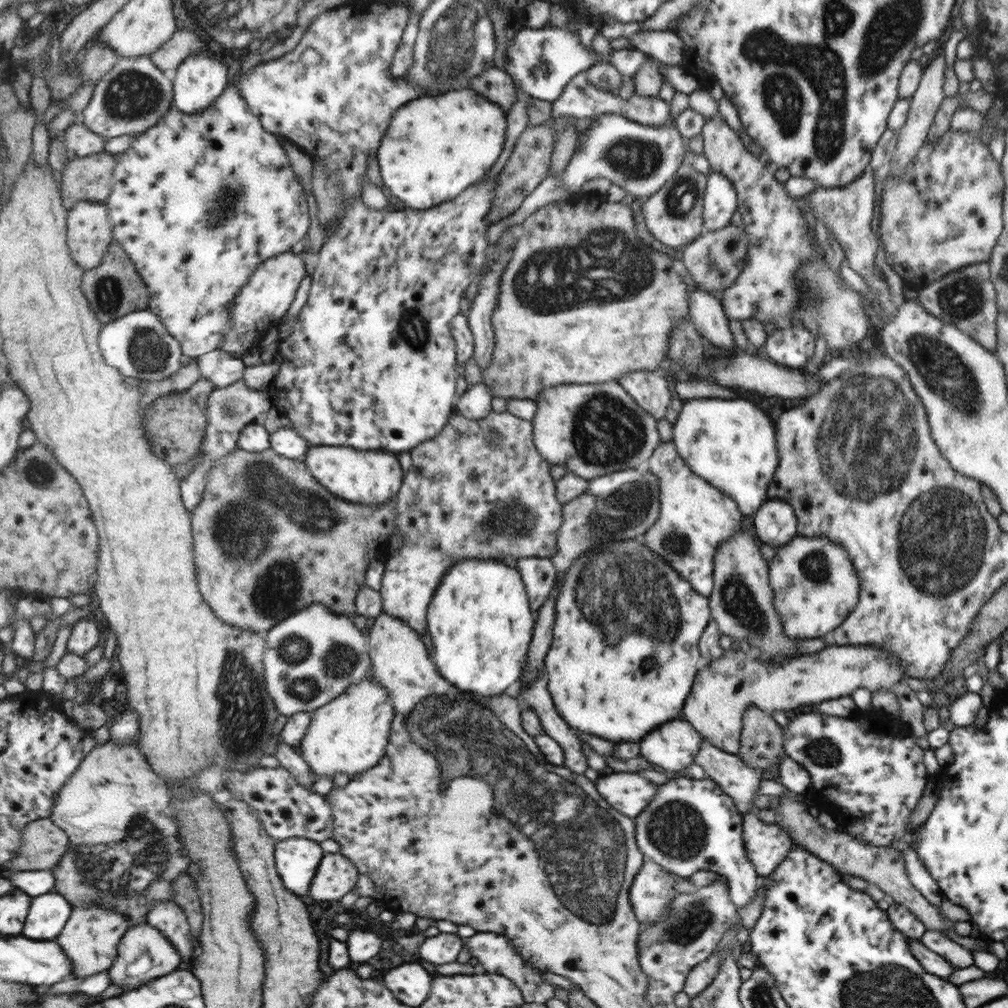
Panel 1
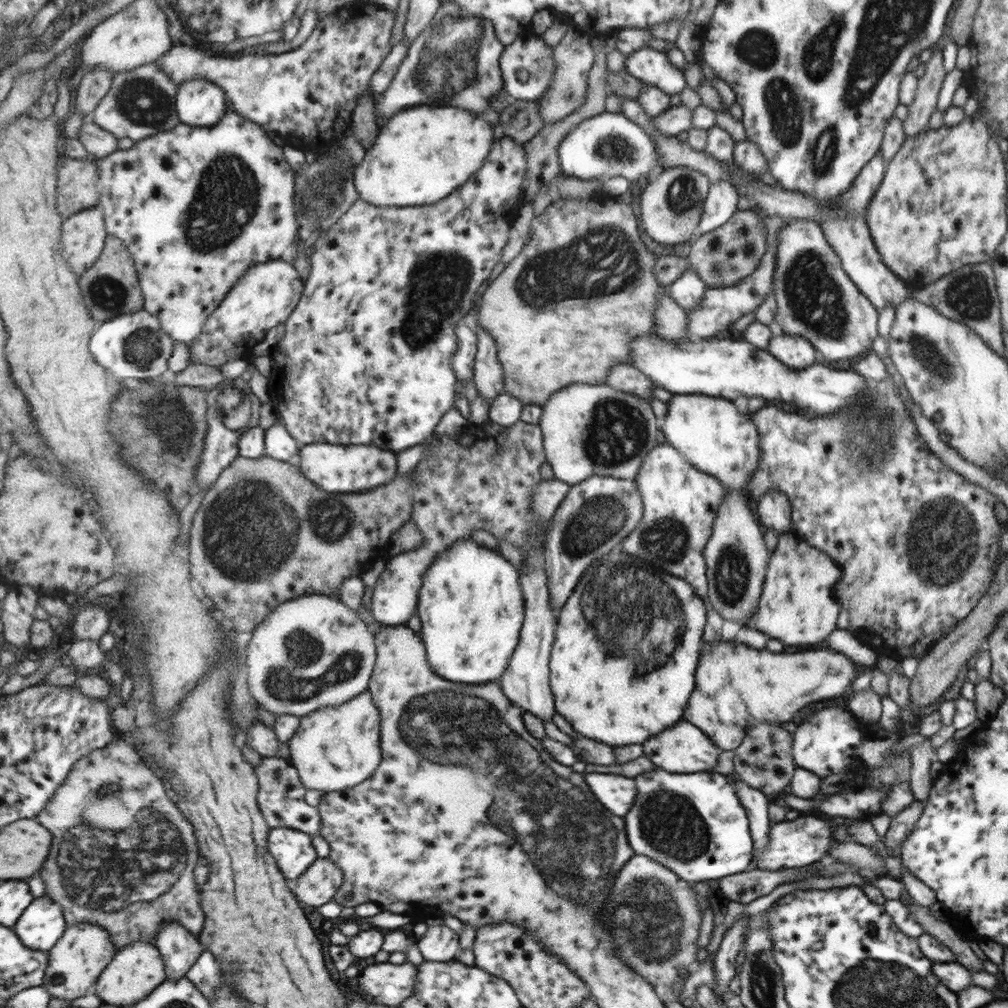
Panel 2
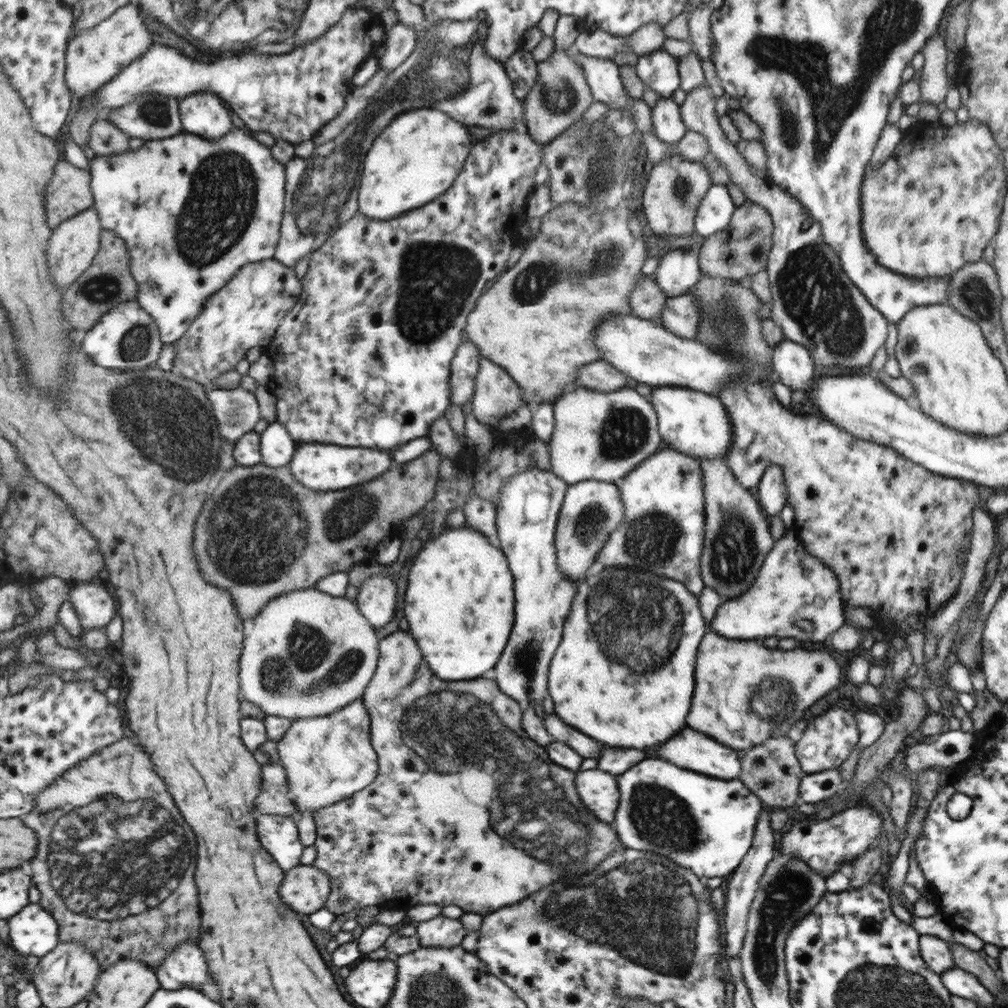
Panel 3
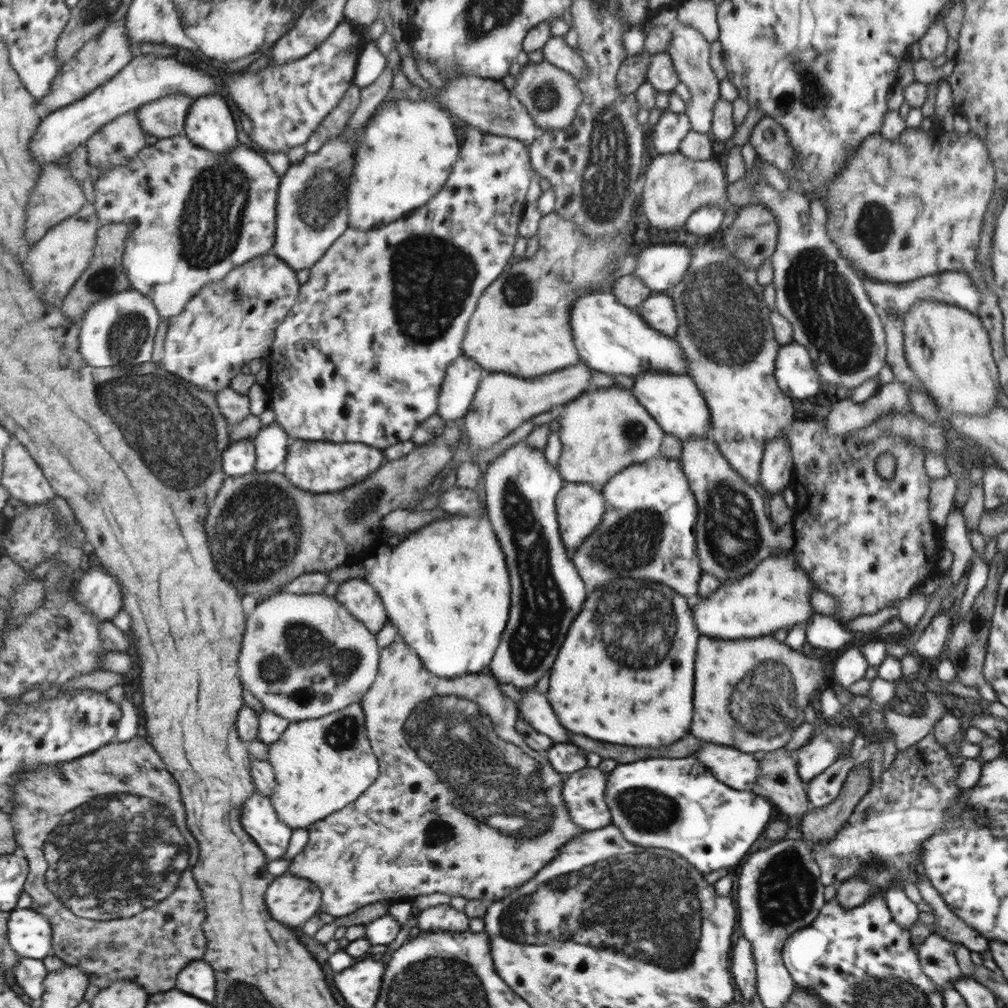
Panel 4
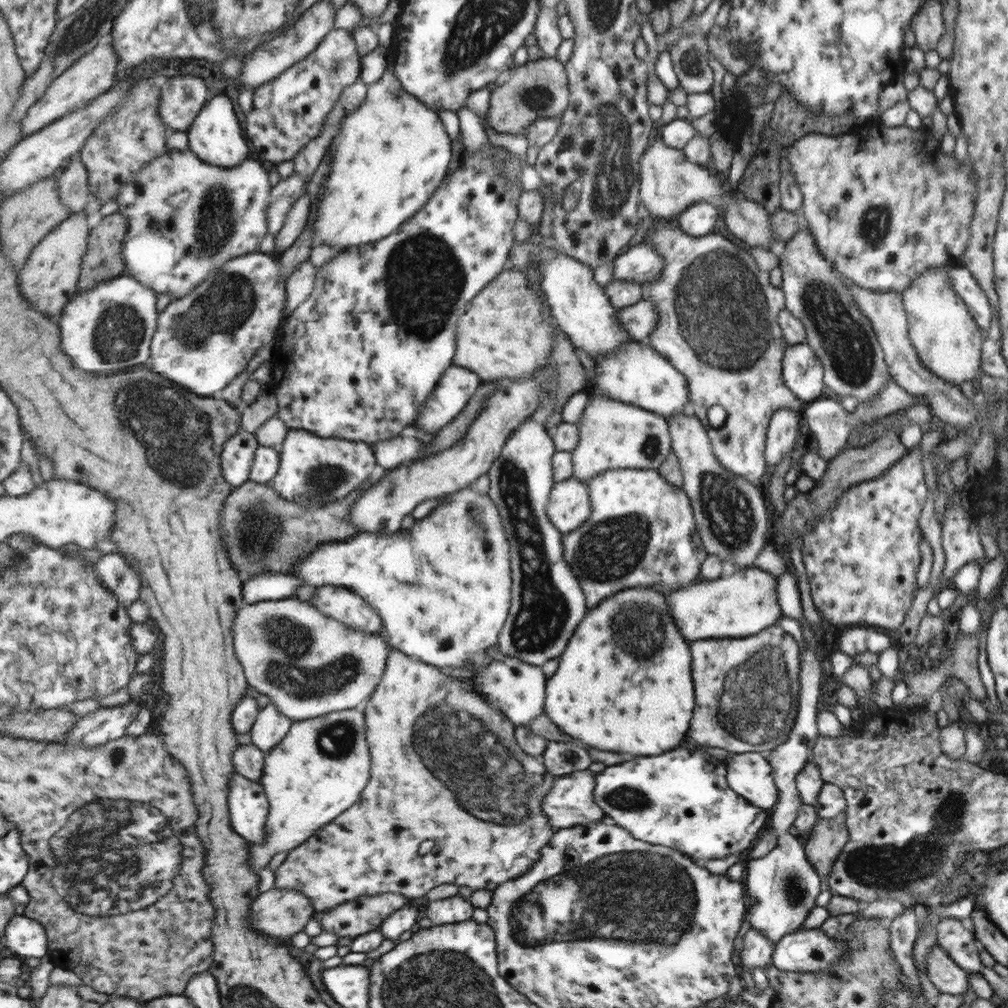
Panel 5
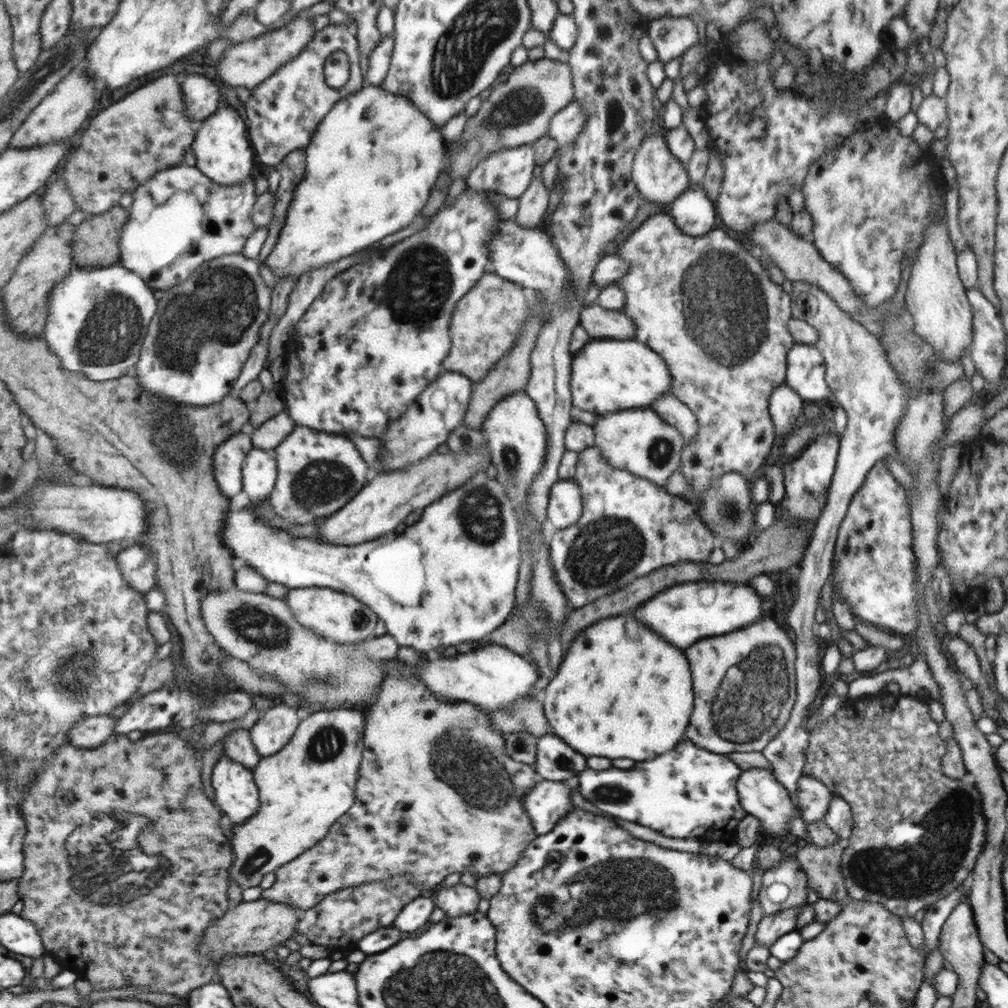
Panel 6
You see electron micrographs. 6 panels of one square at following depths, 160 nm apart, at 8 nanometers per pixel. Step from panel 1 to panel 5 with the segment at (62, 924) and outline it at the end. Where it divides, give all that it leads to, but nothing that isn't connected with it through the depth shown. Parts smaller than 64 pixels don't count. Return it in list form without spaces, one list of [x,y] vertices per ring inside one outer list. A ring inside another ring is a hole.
[[[15,915],[4,938],[10,954],[18,957],[43,958],[50,952],[47,929],[33,917]]]

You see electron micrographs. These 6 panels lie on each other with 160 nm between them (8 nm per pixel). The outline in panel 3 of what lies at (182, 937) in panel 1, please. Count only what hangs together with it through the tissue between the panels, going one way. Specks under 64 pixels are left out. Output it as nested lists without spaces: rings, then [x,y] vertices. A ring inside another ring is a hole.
[[[183,941],[157,968],[162,987],[167,990],[200,988],[211,978],[210,968],[199,943]]]

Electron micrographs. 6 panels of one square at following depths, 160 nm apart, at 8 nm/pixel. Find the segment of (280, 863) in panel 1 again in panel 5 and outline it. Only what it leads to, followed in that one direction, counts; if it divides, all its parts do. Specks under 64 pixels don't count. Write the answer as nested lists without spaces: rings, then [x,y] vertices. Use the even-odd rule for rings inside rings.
[[[236,772],[230,785],[233,828],[251,843],[265,844],[271,804],[263,784]]]

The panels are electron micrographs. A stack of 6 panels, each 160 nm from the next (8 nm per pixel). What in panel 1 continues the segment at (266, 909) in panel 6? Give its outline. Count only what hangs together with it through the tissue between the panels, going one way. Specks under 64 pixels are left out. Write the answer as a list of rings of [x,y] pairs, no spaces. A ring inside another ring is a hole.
[[[340,851],[325,854],[308,898],[341,902],[343,896],[354,890],[359,879],[360,870],[348,856]]]

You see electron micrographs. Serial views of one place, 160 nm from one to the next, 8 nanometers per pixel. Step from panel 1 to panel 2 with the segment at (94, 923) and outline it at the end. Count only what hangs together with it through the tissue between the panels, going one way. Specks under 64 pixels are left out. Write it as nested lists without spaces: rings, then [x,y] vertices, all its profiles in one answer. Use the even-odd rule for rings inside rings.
[[[79,923],[68,925],[59,942],[49,951],[49,966],[44,980],[51,997],[73,1001],[93,991],[104,970],[116,955],[116,944],[109,931],[101,925]]]

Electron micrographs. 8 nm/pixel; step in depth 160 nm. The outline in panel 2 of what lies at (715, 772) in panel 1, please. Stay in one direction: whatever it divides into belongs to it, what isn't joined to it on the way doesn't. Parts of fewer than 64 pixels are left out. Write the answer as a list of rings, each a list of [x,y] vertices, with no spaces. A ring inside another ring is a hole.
[[[733,772],[726,774],[734,780],[734,788],[737,791],[737,801],[739,801],[748,817],[748,828],[751,831],[753,843],[753,858],[750,859],[749,867],[745,871],[757,869],[756,858],[765,850],[767,835],[771,826],[768,817],[768,803],[770,800],[761,794],[759,790],[747,786]]]

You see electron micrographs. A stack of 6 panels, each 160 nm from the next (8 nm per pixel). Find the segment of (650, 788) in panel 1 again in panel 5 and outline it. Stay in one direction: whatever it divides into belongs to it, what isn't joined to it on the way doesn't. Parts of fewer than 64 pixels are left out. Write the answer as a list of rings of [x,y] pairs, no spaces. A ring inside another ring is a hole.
[[[587,768],[554,777],[541,808],[553,829],[591,824],[605,816],[593,797],[595,778]]]

